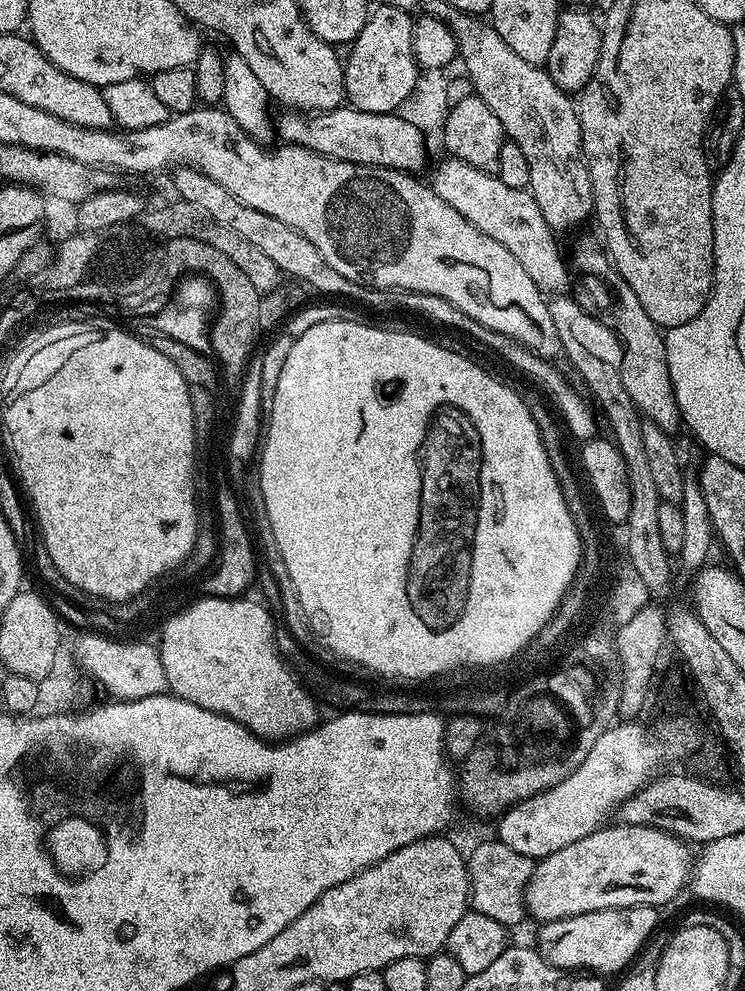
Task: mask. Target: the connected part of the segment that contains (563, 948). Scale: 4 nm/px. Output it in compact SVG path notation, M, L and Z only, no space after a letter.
M643 904L629 908L594 910L590 914L578 914L561 920L549 920L539 925L540 933L537 934L534 944L543 960L559 968L583 970L588 974L605 974L604 972L620 974L635 961L637 956L643 953L646 945L651 941L648 939L651 938L652 931L656 928L656 912L657 909L653 905Z

